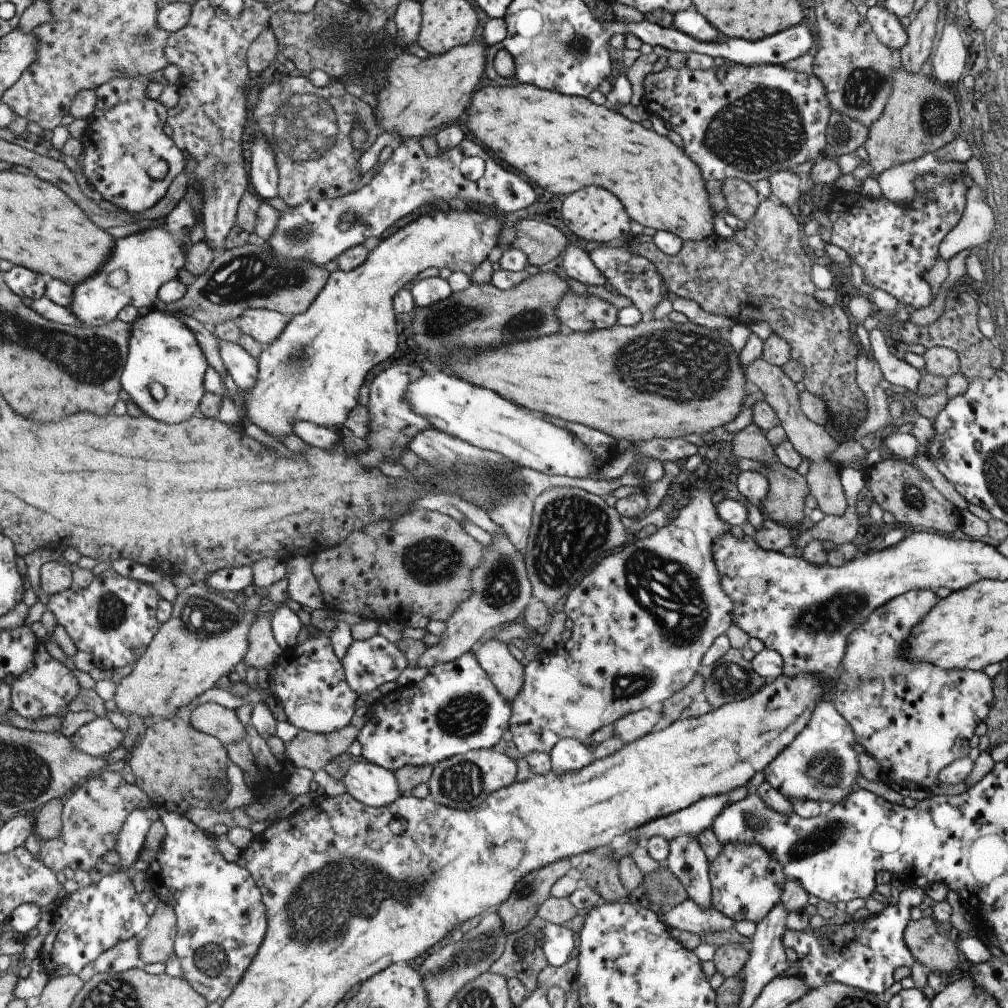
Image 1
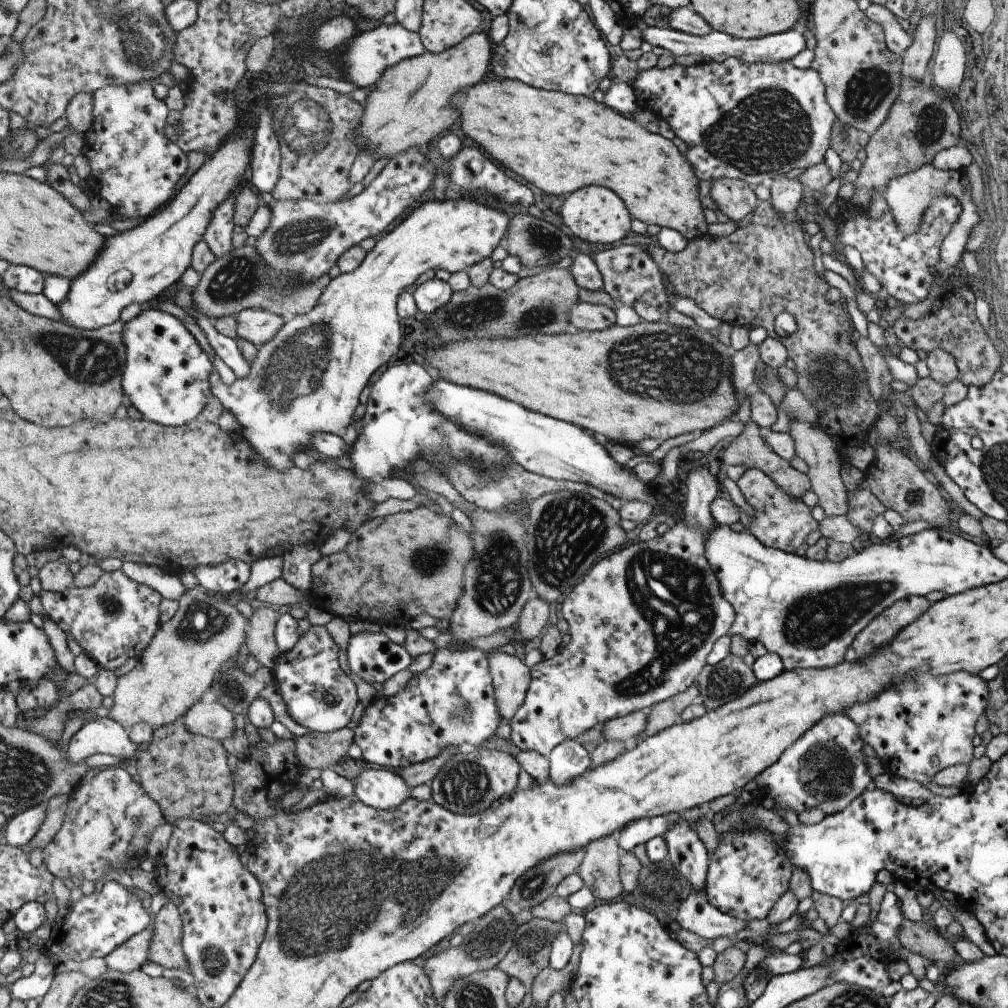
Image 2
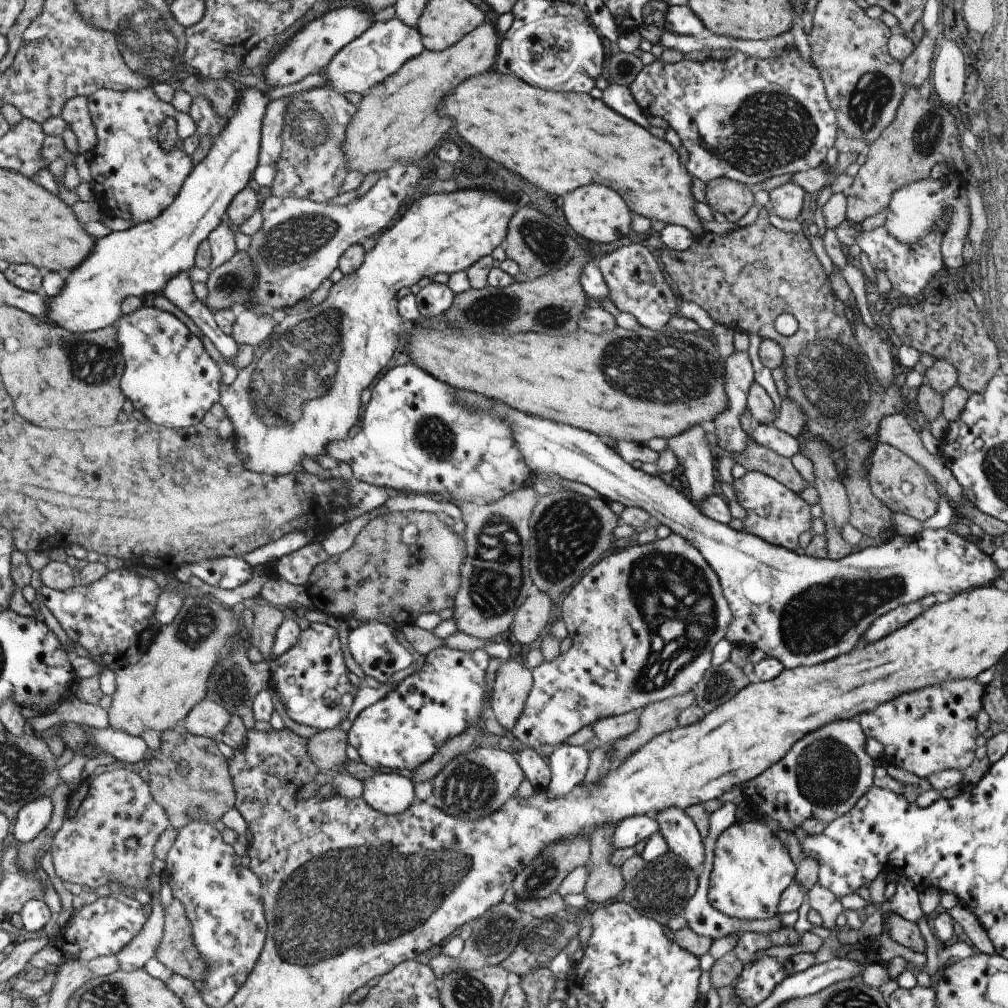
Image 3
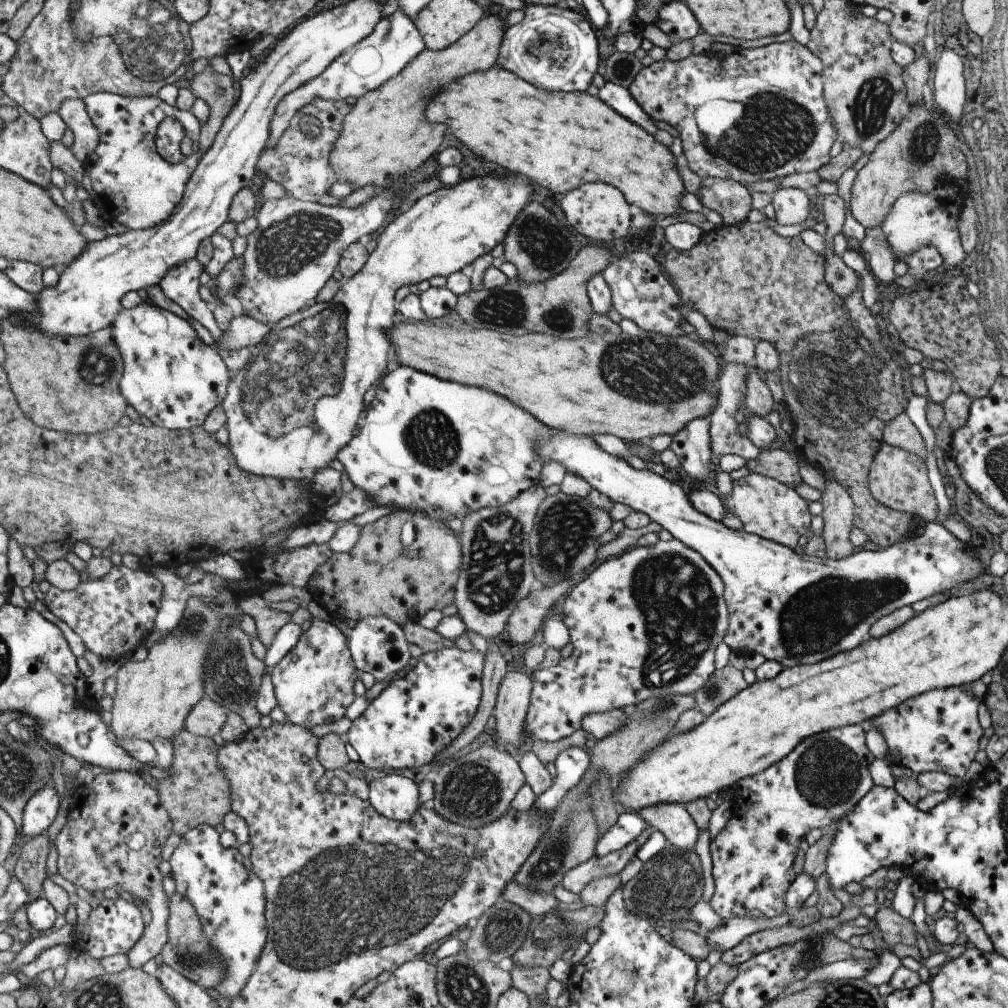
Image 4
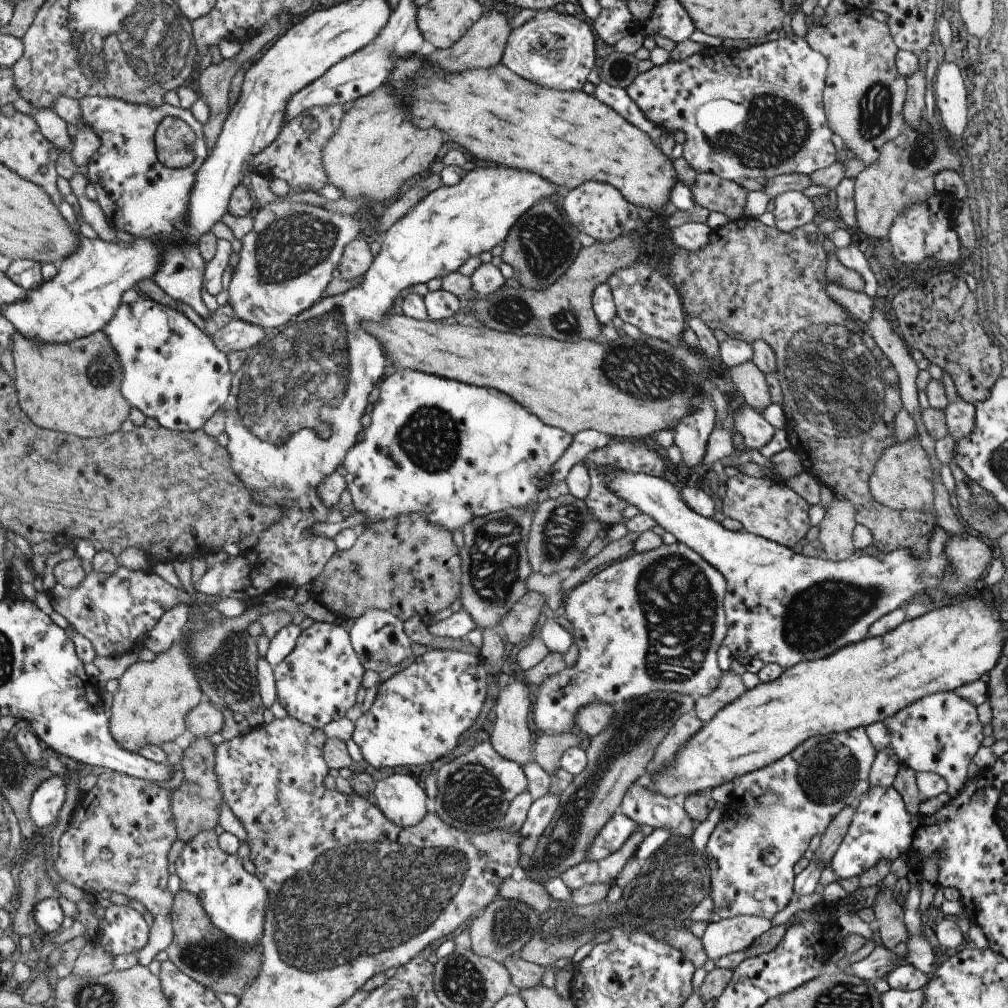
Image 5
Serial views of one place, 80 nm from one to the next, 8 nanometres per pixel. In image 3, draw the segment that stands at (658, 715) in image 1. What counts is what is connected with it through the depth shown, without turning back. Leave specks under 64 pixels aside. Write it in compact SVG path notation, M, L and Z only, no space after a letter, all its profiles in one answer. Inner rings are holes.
M629 711L622 715L613 715L593 721L589 728L599 742L605 747L610 746L614 739L629 734L638 723L637 711Z

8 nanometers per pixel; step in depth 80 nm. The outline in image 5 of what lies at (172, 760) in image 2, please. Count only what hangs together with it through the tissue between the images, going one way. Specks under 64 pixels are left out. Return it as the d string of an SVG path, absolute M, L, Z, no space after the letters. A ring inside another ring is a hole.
M195 738L183 749L185 756L181 760L183 780L178 788L172 789L173 818L177 826L177 836L187 844L200 832L213 831L220 825L220 806L225 803L222 787L216 775L216 746L207 738Z

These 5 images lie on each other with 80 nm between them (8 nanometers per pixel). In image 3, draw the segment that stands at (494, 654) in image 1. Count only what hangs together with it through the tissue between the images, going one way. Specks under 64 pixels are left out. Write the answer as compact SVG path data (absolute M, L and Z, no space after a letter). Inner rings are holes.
M512 658L500 660L492 684L489 714L494 715L507 734L511 735L512 728L522 713L531 685L532 676L525 665Z

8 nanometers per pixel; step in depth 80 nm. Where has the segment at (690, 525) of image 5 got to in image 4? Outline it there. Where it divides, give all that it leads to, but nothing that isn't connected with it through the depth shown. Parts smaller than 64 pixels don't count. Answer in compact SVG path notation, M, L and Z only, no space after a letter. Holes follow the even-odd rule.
M554 430L550 437L540 439L536 451L540 454L542 466L544 462L554 460L558 469L580 476L591 488L605 494L613 503L621 502L646 514L651 522L659 524L673 539L680 540L685 546L698 552L724 584L722 595L726 604L728 625L722 642L738 655L745 657L761 654L765 661L778 662L783 669L798 664L816 663L834 654L851 650L868 638L869 627L882 616L926 596L945 592L955 584L971 580L983 573L975 548L969 543L956 540L935 521L926 523L921 535L903 539L877 551L861 548L842 559L812 557L805 553L797 554L782 544L743 530L731 530L721 521L707 518L691 506L687 495L678 485L647 469L633 469L621 457L603 452L591 437L585 434L572 435Z

